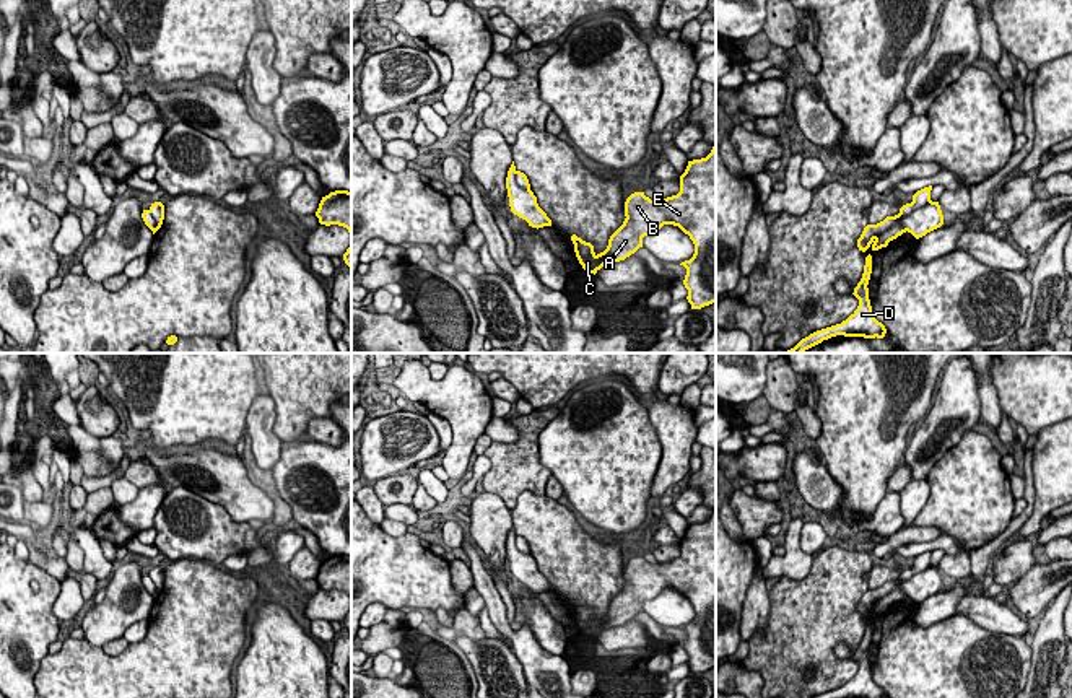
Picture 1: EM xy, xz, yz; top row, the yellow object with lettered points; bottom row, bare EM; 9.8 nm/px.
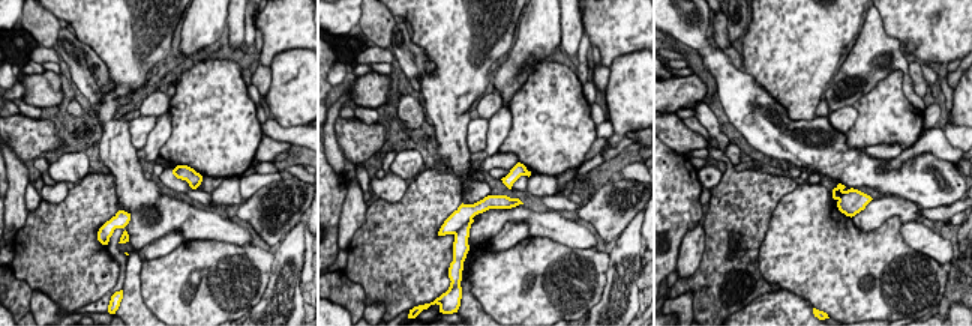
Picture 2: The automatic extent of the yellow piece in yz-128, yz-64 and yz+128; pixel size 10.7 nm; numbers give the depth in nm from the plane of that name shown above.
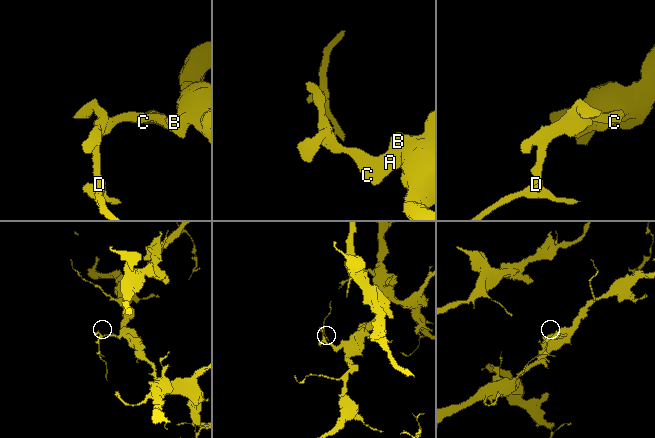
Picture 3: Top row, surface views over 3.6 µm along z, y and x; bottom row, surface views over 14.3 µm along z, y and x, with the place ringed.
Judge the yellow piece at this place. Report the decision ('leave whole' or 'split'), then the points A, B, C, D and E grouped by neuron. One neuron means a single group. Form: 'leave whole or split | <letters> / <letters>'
leave whole | A B C D E

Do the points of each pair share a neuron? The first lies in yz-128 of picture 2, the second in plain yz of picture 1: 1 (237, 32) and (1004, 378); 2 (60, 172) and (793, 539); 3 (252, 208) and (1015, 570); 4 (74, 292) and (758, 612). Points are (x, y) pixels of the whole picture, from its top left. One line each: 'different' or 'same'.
1: different
2: different
3: different
4: different

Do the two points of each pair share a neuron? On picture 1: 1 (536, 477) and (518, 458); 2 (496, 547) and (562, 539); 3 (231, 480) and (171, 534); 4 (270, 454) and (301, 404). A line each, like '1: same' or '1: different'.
1: same
2: different
3: different
4: different

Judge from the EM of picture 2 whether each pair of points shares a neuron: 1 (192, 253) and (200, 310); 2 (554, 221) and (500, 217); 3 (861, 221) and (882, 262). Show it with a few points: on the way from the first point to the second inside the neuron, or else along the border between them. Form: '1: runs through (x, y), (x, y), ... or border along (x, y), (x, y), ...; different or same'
1: runs through (203, 266), (203, 296); same
2: runs through (540, 221), (527, 215), (513, 215); same
3: border along (851, 218), (860, 230), (899, 218); different

